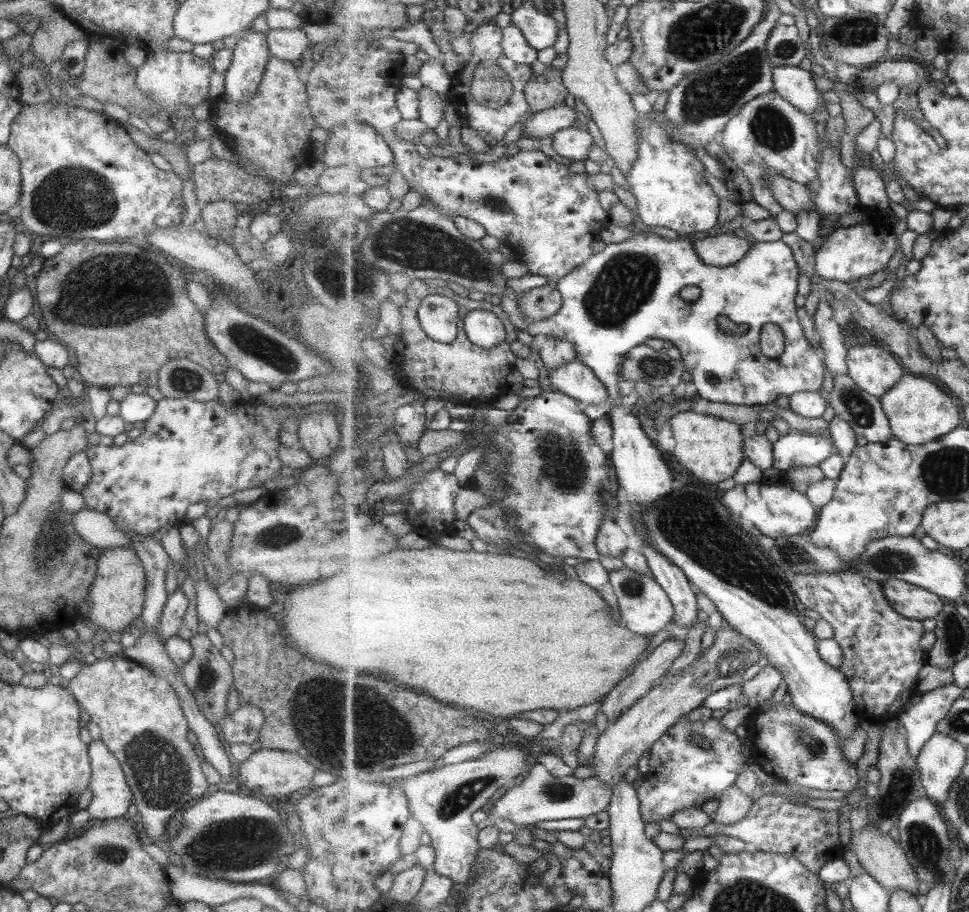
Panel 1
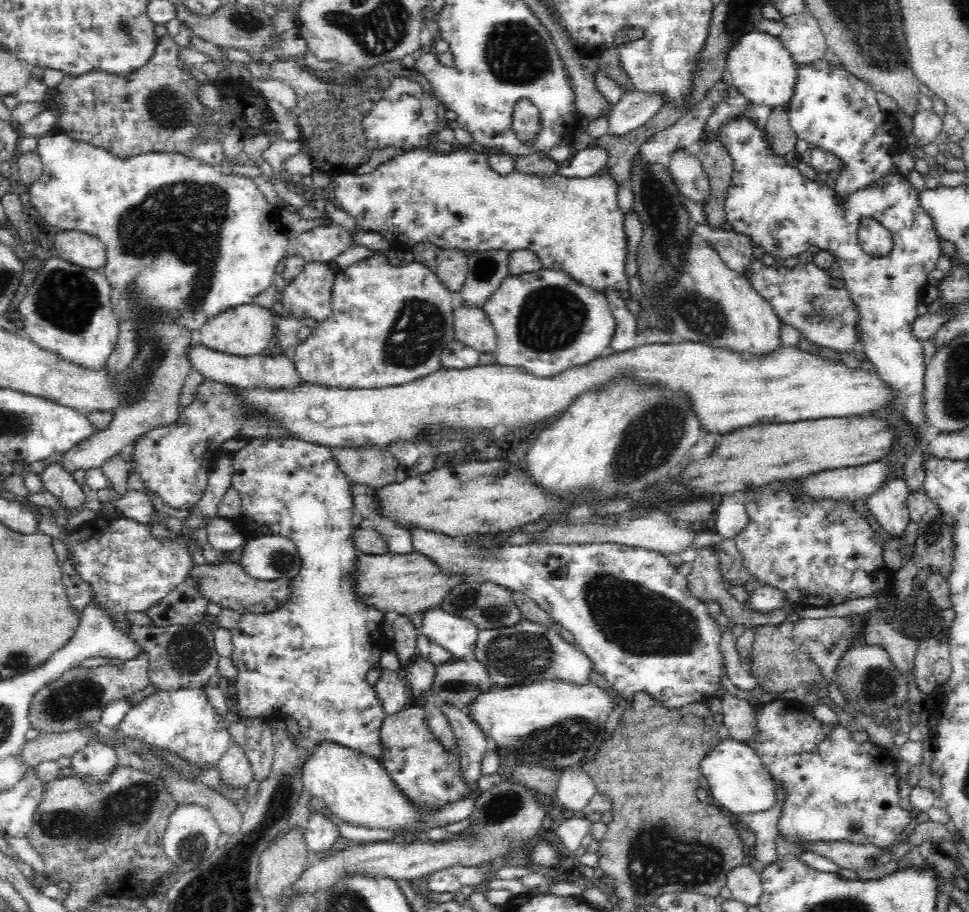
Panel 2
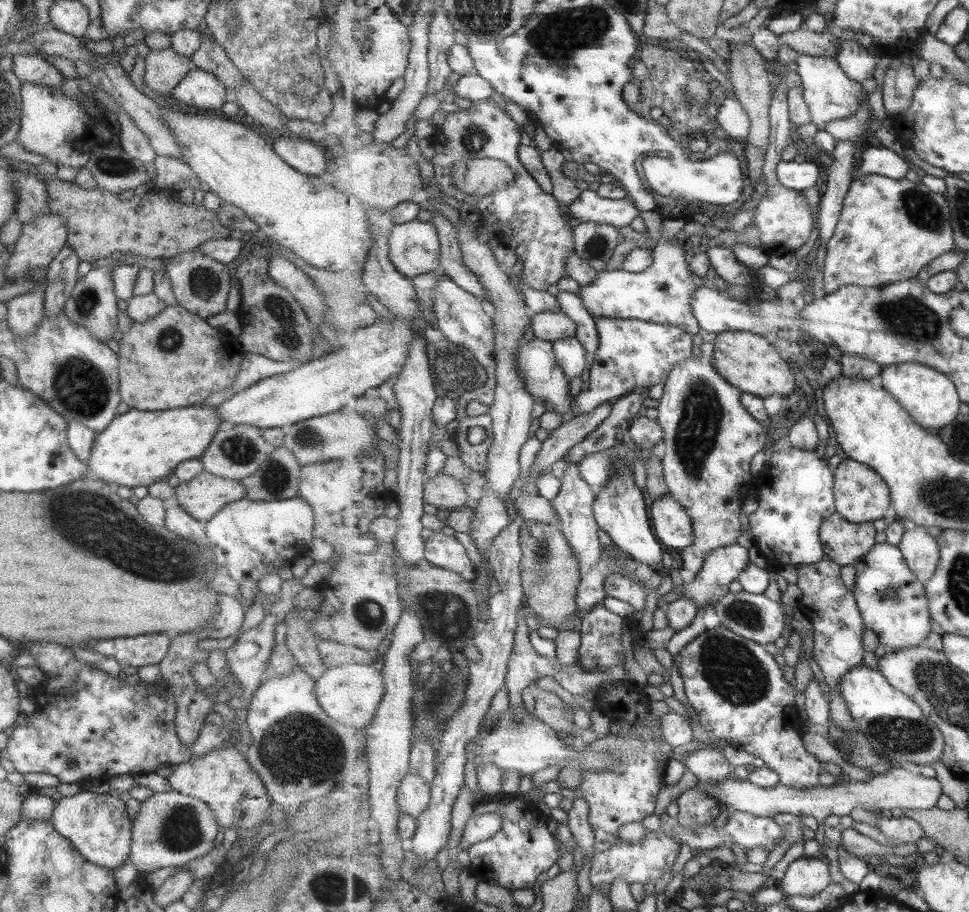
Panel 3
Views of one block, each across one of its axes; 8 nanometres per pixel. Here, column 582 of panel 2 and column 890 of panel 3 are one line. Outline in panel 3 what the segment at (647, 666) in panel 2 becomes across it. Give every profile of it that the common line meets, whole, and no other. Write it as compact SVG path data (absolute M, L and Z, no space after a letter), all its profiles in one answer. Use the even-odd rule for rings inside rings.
M888 542L877 543L871 552L860 558L856 567L856 587L852 592L862 613L867 629L877 635L887 654L897 653L903 649L923 646L931 630L931 612L926 586L920 582L913 569L908 565L900 546Z

